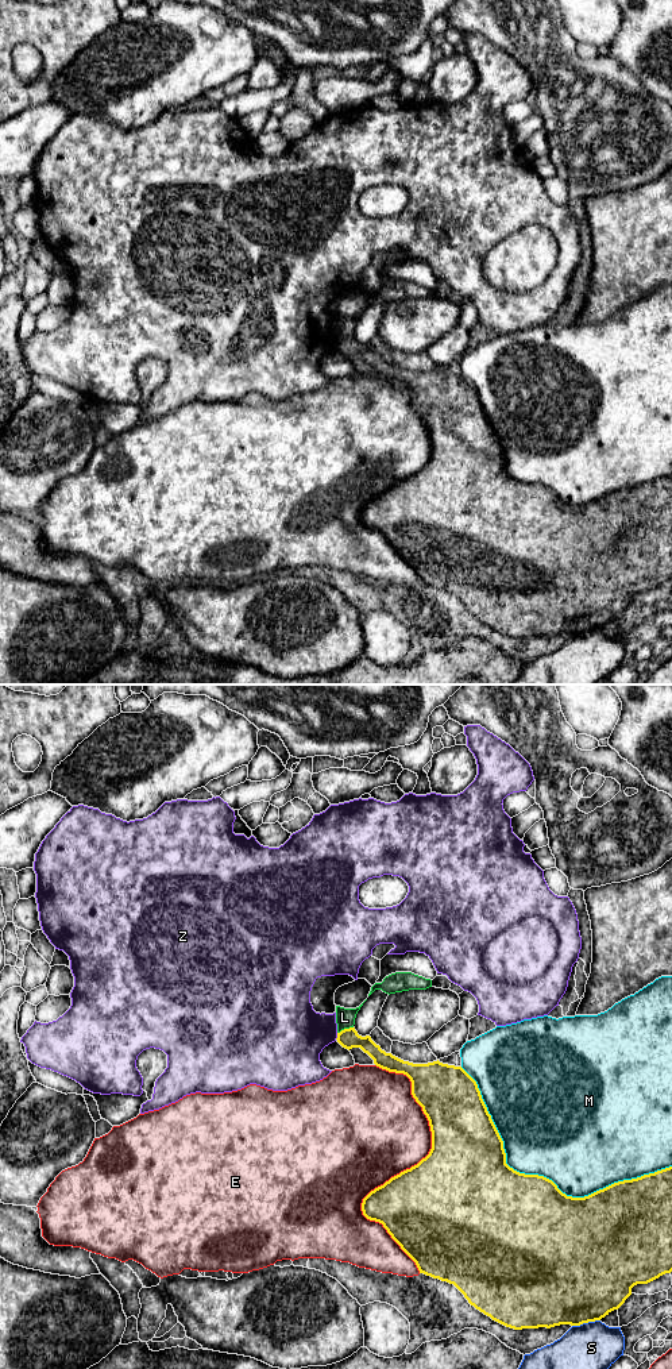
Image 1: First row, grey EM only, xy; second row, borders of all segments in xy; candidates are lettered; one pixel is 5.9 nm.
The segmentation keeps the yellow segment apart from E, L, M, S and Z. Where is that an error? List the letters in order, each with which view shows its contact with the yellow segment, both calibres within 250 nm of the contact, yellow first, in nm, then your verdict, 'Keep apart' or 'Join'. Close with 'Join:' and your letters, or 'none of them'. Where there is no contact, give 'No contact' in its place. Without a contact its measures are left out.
E: Touches yellow in xy. Thickness 500 nm (yellow) against 480 nm. Keep apart
L: Touches yellow in xy. Thickness 120 nm (yellow) against 110 nm. Keep apart
M: Touches yellow in xy. Thickness 500 nm (yellow) against 500 nm. Keep apart
S: Touches yellow in xy. Thickness 500 nm (yellow) against 320 nm. Keep apart
Z: Touches yellow in xy. Thickness 120 nm (yellow) against 360 nm. Keep apart
Join: none of them

